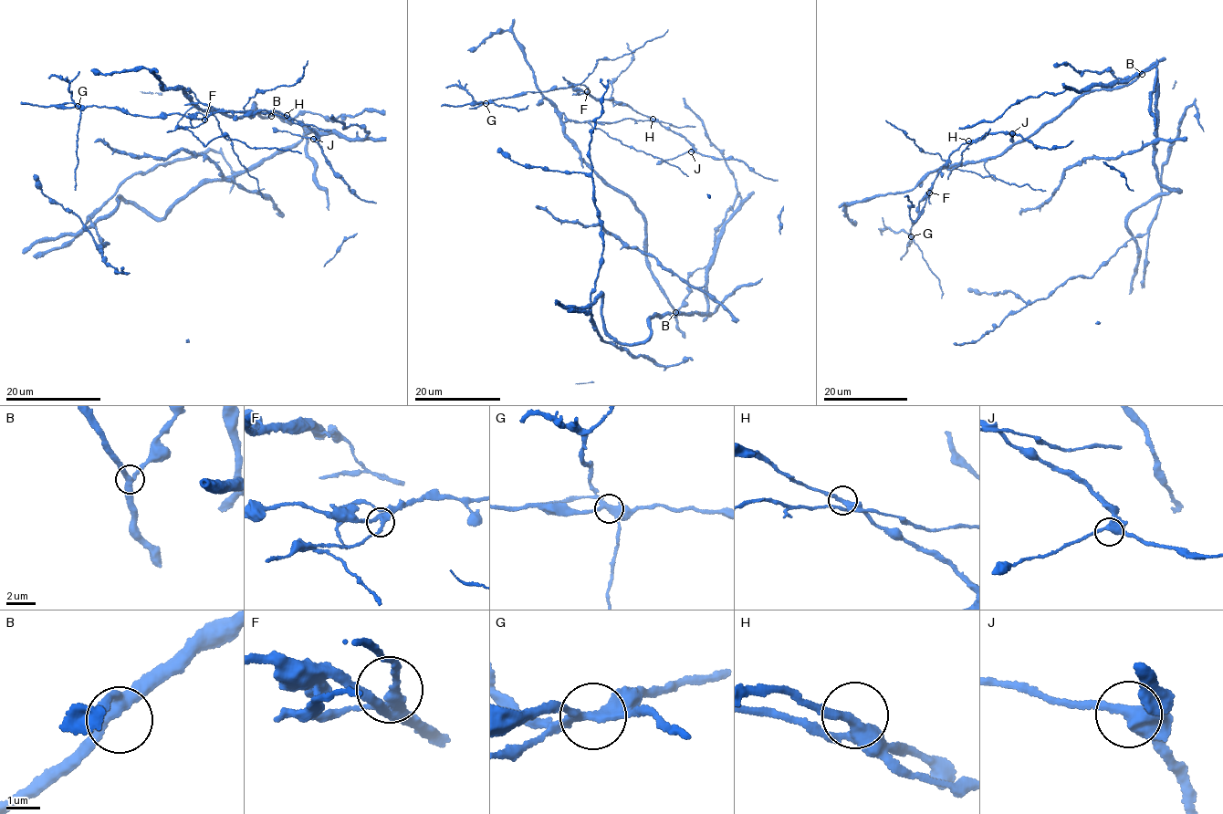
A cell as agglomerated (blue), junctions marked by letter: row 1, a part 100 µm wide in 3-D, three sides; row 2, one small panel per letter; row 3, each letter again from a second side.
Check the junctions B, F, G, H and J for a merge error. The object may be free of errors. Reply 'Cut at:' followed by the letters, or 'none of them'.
Cut at: G

